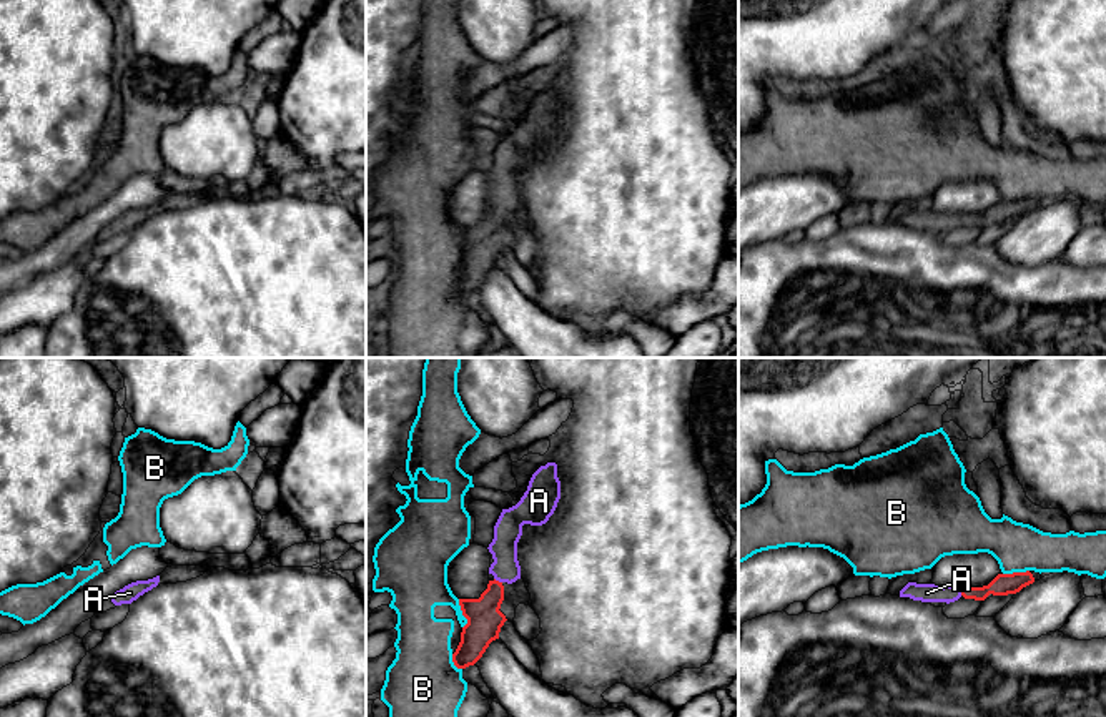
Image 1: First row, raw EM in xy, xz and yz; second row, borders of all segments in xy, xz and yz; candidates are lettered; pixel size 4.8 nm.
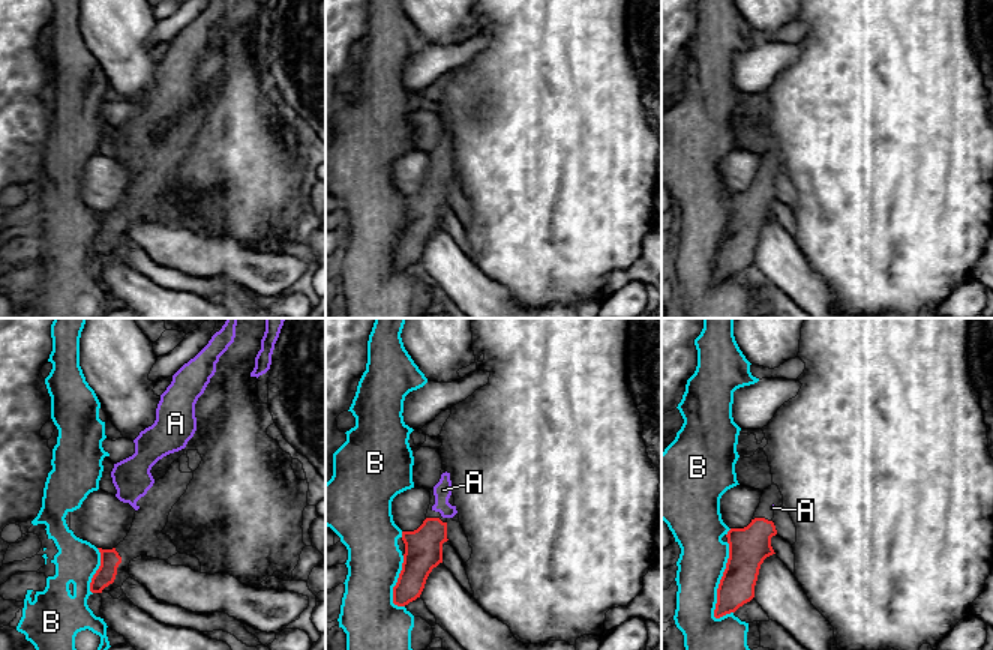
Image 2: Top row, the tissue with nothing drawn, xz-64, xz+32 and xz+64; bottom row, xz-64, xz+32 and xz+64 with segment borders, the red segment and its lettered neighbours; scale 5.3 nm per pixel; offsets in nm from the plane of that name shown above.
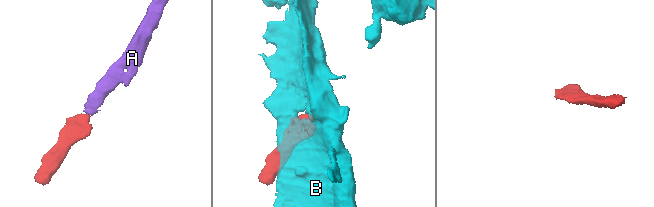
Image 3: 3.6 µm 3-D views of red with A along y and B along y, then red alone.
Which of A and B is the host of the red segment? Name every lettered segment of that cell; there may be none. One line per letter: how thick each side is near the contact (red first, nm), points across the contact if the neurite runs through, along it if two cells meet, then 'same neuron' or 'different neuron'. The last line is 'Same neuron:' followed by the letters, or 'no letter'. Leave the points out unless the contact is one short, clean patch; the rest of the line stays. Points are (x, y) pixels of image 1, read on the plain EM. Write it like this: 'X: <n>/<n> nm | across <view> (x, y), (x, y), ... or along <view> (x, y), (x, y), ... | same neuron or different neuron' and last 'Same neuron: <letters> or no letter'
A: 170/140 nm | across xz (484, 247), (484, 238), (498, 208), (504, 197), (508, 158) | same neuron
B: 170/260 nm | different neuron
Same neuron: A

